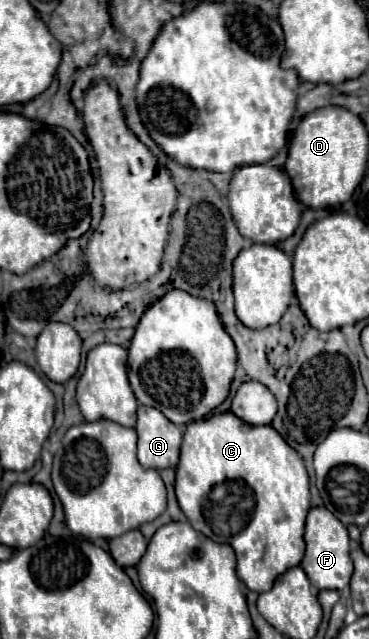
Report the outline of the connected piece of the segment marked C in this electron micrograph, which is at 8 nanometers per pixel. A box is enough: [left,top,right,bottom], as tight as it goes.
[176,413,310,591]

